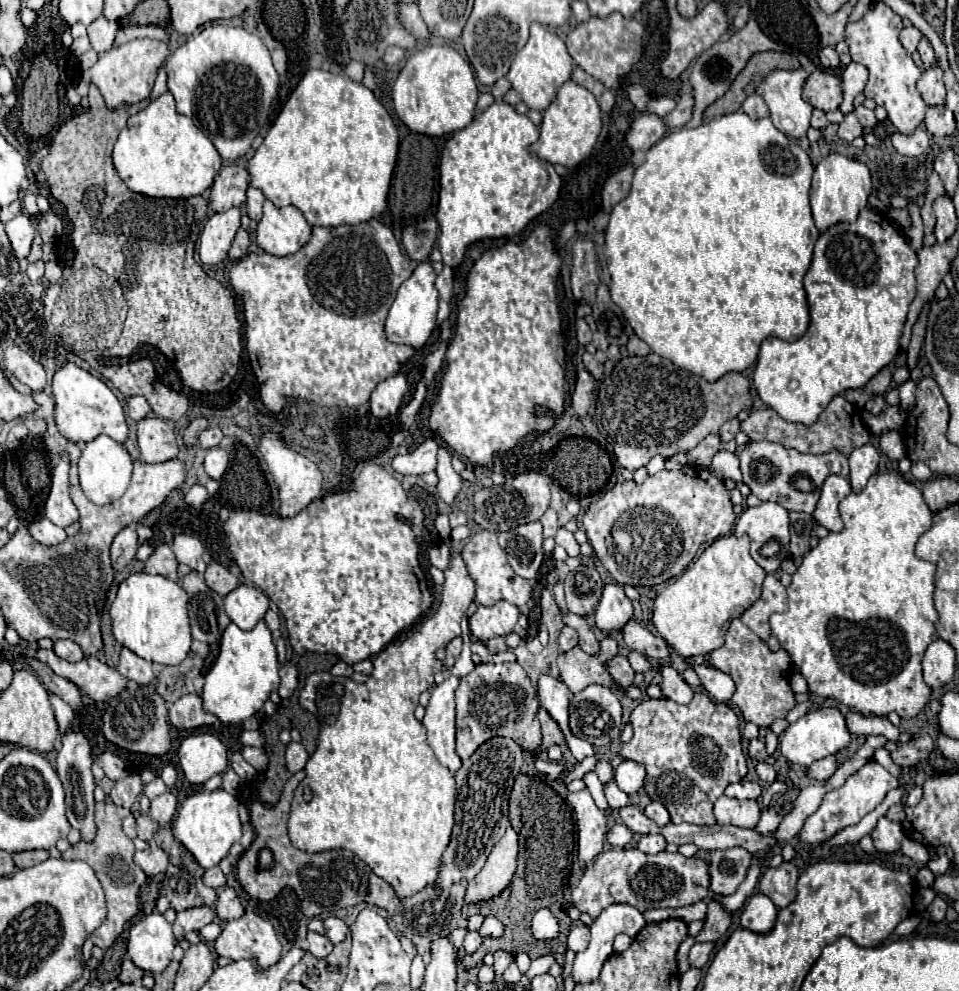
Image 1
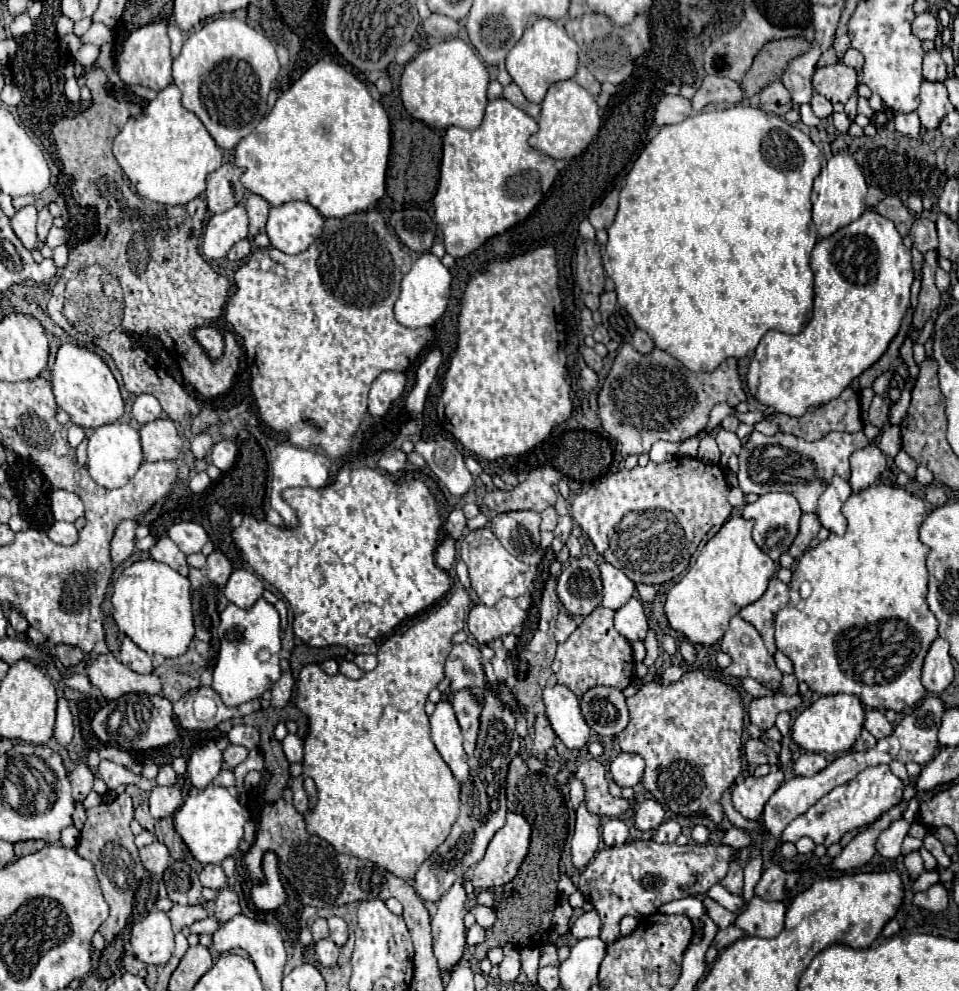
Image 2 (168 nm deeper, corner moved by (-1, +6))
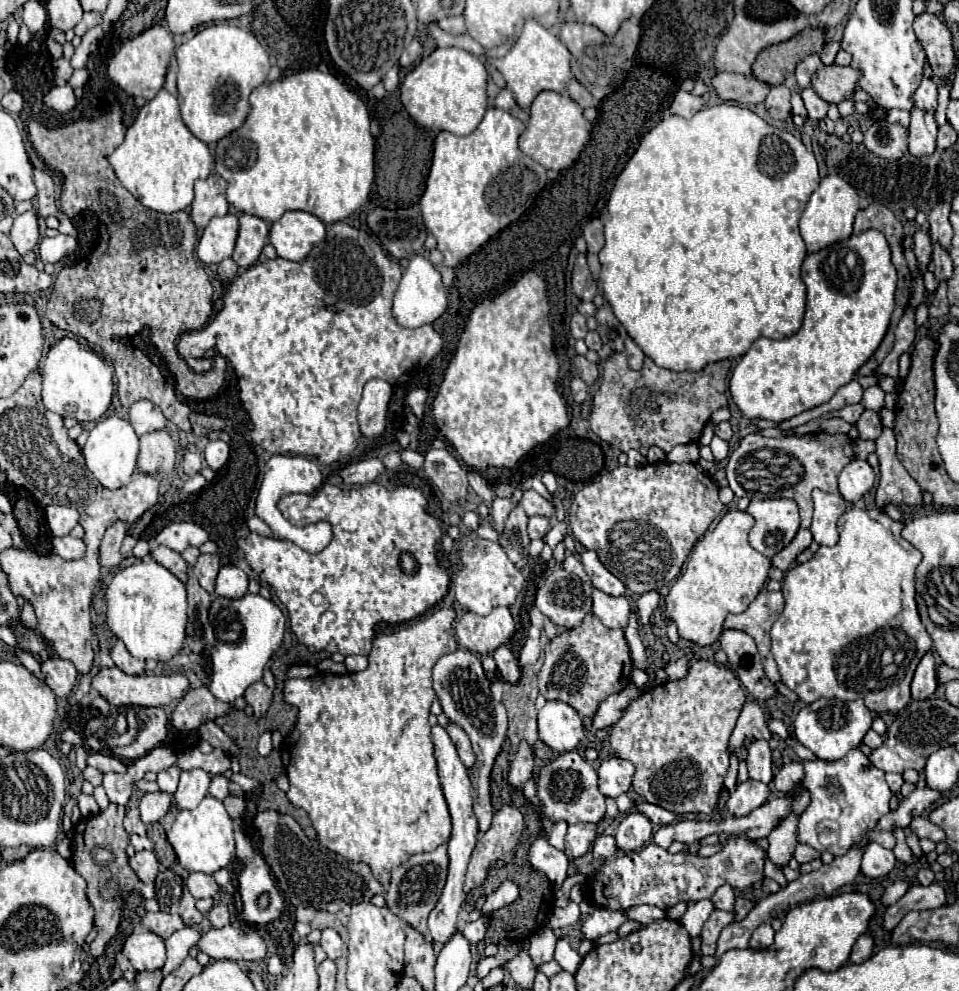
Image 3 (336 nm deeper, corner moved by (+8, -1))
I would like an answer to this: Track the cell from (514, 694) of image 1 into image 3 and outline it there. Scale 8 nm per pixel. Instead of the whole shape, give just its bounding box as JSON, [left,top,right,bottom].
[446,722,474,768]

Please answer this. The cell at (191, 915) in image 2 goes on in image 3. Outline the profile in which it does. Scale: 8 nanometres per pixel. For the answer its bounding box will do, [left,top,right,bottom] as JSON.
[142,912,184,940]

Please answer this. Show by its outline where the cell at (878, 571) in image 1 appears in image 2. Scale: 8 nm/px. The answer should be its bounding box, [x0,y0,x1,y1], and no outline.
[775,483,939,711]

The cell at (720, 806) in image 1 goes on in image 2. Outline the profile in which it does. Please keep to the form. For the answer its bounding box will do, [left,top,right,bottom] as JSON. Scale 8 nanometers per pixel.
[731,769,783,819]

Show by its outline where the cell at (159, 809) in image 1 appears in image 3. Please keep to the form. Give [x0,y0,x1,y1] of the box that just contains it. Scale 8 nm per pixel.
[138,792,172,824]

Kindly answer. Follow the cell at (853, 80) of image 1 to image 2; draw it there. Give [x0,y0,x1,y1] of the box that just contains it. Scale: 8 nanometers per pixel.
[841,49,863,71]

